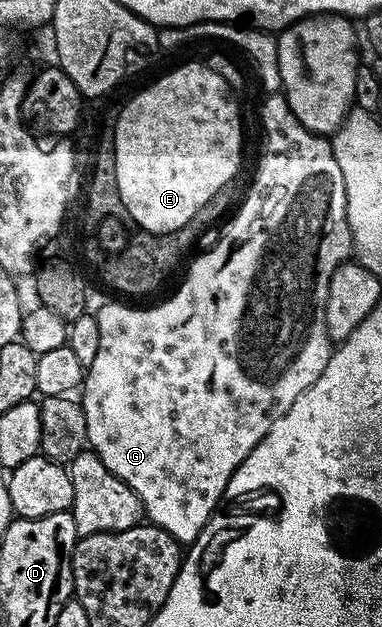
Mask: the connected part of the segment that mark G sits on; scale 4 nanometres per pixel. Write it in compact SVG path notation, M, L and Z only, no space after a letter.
M274 92L262 106L262 126L266 129L266 151L258 162L258 171L254 174L254 183L238 211L233 211L234 219L222 230L218 243L211 250L206 250L194 263L189 263L190 271L186 279L178 286L178 291L171 298L163 300L159 306L150 306L147 310L137 310L134 306L125 306L122 302L110 302L96 310L100 324L102 343L96 352L96 360L84 374L80 387L80 401L84 416L88 420L89 449L97 454L98 459L111 470L117 478L124 480L142 505L143 515L153 525L168 532L178 543L189 544L197 540L202 529L206 527L212 515L219 509L218 501L223 501L228 480L236 468L268 436L272 424L280 420L320 380L320 372L328 364L332 353L332 343L328 336L328 324L324 312L328 304L328 288L336 268L351 257L354 250L354 237L346 215L346 189L340 164L336 164L333 145L323 135L314 134L304 126L292 112L286 95Z

